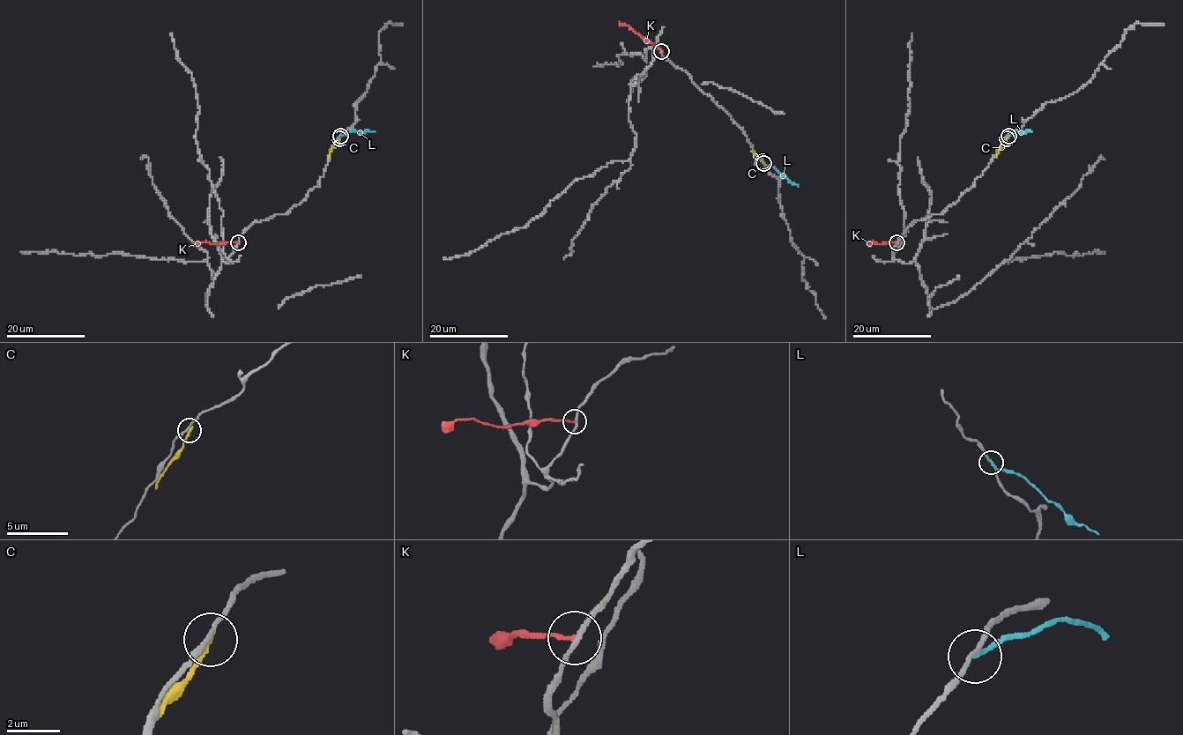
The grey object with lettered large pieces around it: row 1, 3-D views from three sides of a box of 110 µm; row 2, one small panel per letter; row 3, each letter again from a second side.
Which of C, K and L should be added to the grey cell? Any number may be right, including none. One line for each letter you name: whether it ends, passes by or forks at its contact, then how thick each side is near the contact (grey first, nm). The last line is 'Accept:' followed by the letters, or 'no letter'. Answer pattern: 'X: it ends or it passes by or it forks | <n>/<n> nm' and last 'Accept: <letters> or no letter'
Accept: no letter

